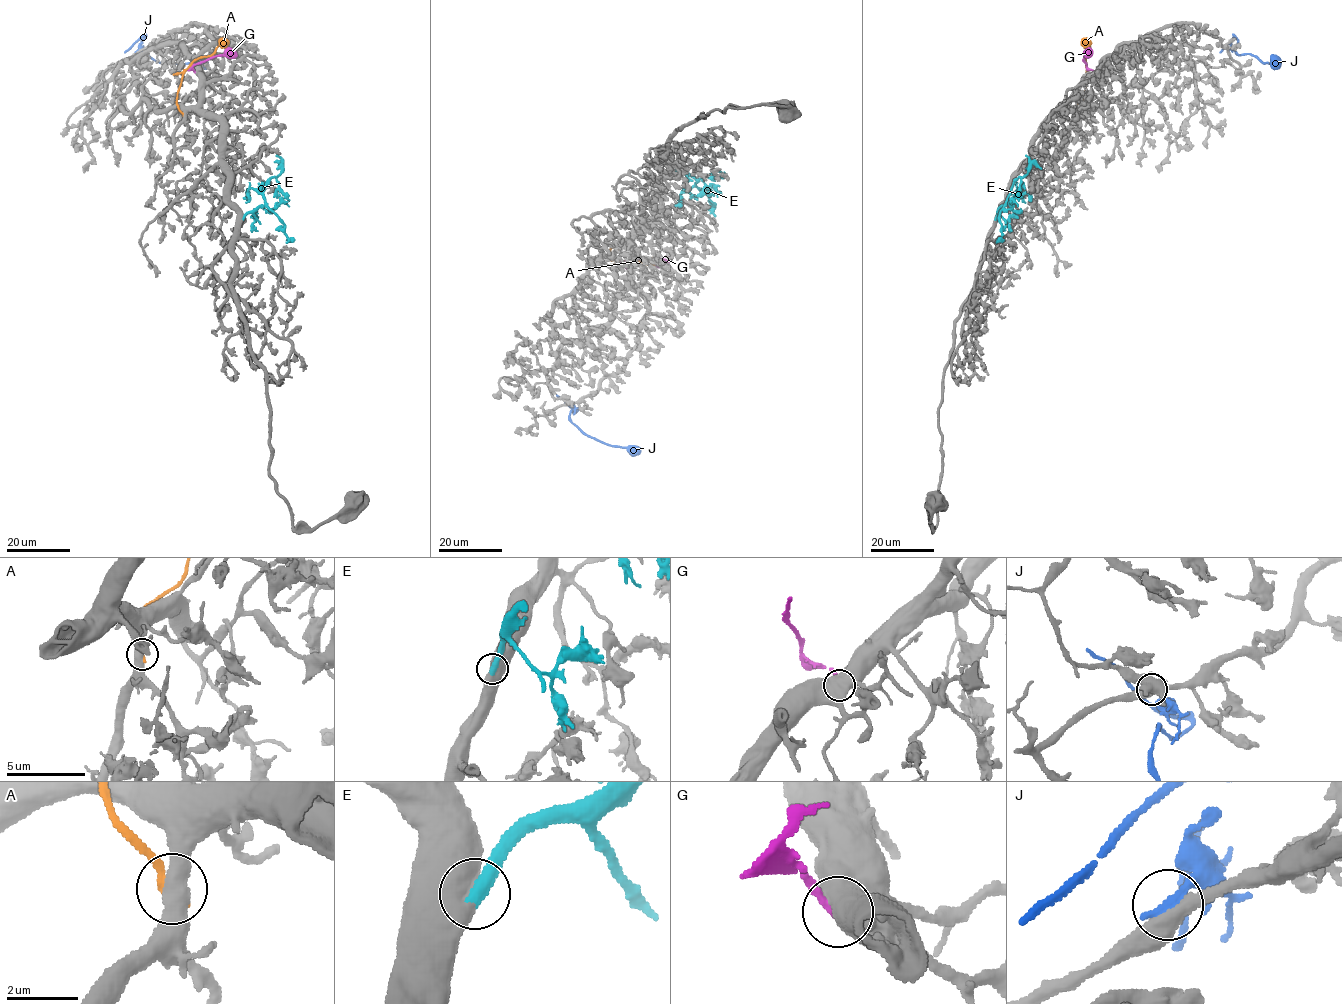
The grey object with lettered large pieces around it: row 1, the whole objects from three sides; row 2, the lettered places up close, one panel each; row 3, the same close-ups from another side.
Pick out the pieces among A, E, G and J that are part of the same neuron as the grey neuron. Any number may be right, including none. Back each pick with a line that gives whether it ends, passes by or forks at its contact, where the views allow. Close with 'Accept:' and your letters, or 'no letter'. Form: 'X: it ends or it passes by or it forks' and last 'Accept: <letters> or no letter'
E: it ends
Accept: E

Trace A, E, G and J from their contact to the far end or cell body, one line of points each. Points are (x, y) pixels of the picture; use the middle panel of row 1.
A: (616, 249), (611, 248), (610, 260), (643, 261), (647, 264), (660, 260)
E: (674, 170), (689, 173), (697, 180), (695, 185), (713, 204), (715, 216)
G: (628, 269), (624, 261), (647, 259), (655, 263), (669, 262)
J: (569, 403), (572, 406), (569, 420), (586, 434), (611, 445), (635, 447), (640, 452)

